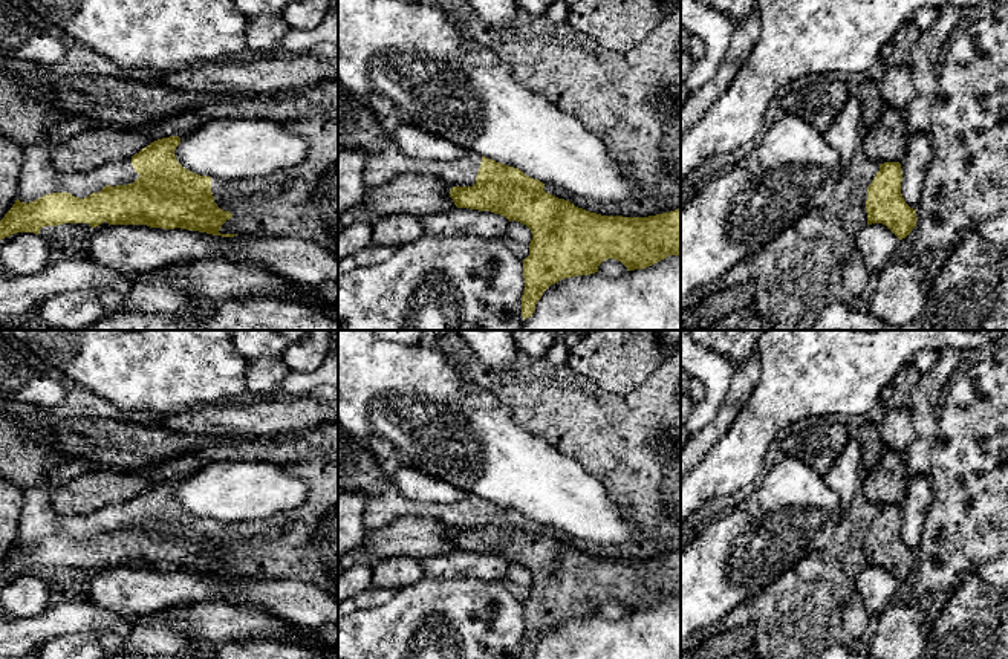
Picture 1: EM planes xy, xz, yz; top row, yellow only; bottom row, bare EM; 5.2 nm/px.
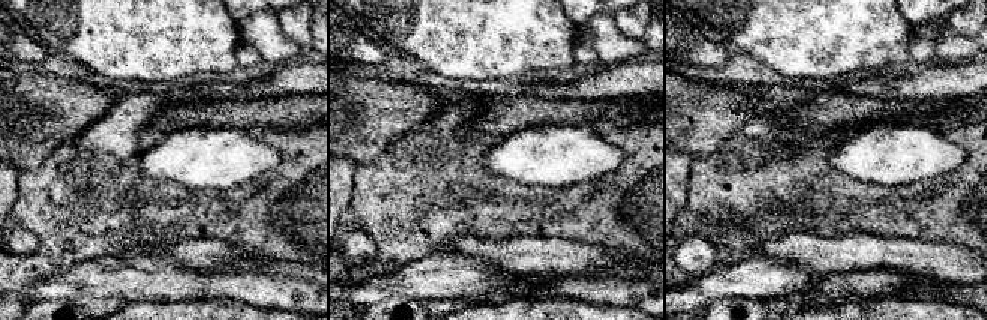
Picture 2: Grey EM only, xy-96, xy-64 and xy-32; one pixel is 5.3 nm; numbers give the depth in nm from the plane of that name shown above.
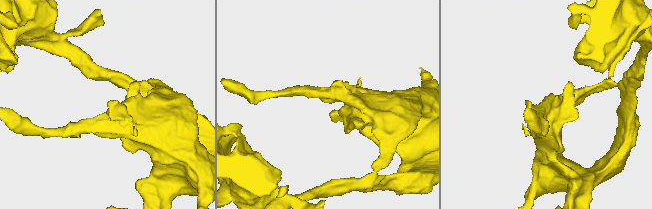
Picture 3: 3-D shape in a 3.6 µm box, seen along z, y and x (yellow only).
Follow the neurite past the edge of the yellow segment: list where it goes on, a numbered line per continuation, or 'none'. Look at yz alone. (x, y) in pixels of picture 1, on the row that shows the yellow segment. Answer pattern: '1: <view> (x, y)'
none

